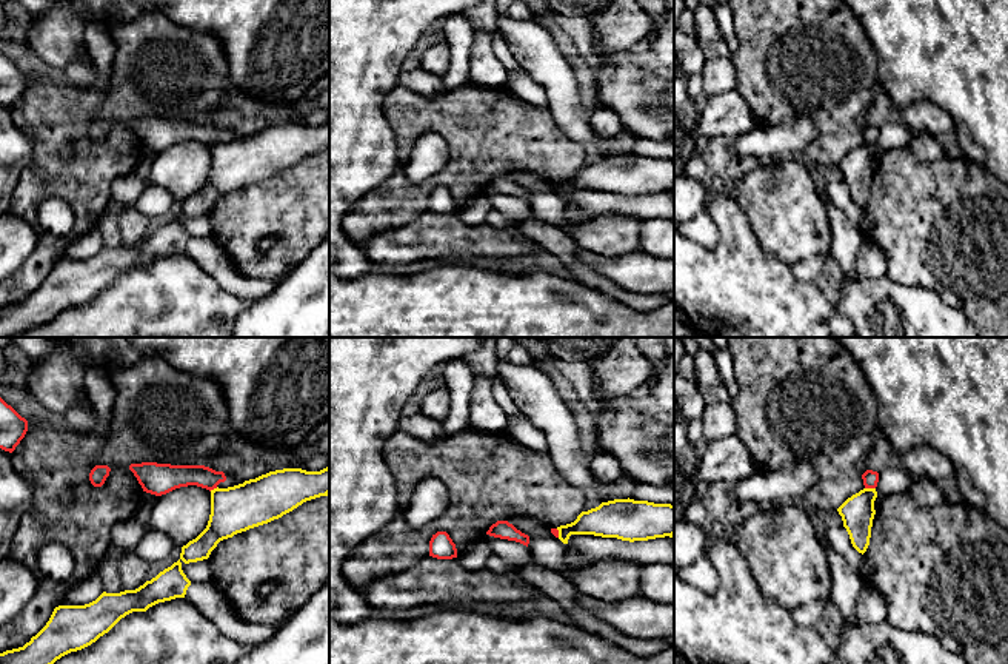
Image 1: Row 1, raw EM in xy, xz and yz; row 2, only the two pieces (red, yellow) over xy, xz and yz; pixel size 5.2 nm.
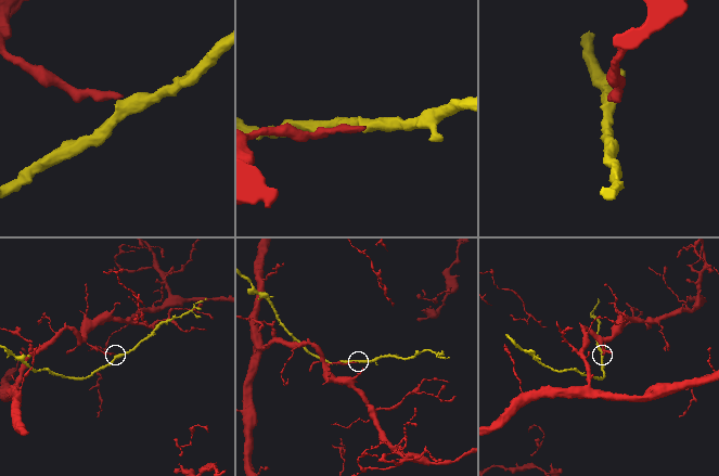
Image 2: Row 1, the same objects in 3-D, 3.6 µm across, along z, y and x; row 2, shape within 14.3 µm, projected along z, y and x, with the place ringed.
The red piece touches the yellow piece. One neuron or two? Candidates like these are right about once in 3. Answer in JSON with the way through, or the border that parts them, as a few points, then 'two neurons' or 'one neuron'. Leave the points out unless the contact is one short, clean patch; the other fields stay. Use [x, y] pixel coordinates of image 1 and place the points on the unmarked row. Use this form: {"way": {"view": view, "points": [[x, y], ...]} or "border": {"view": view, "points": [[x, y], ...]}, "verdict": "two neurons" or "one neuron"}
{"border": {"view": "yz", "points": [[865, 142], [874, 144]]}, "verdict": "two neurons"}

